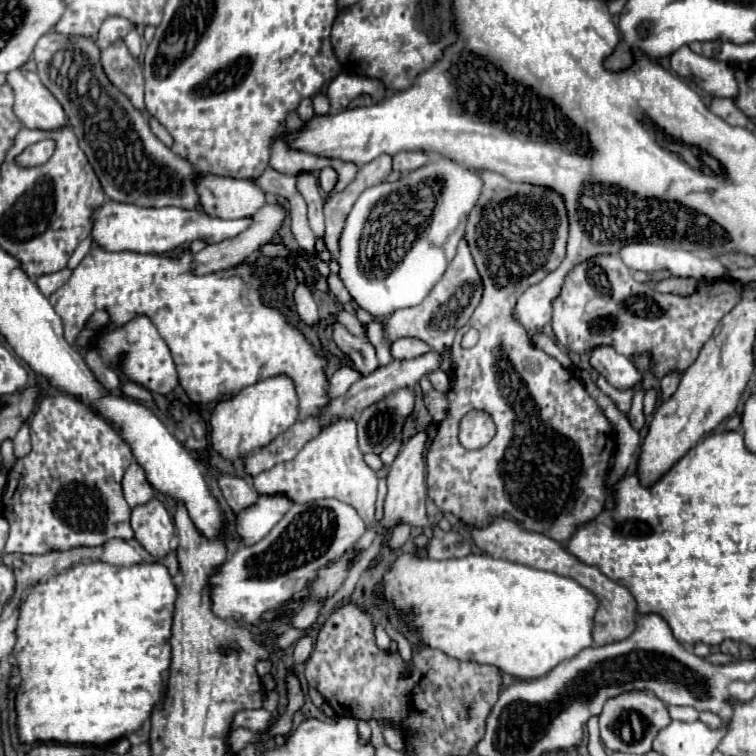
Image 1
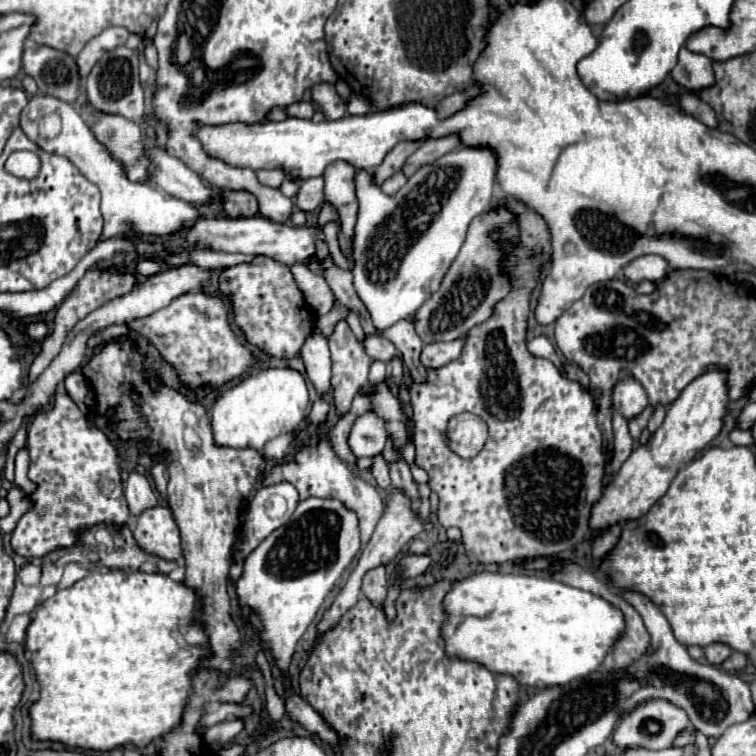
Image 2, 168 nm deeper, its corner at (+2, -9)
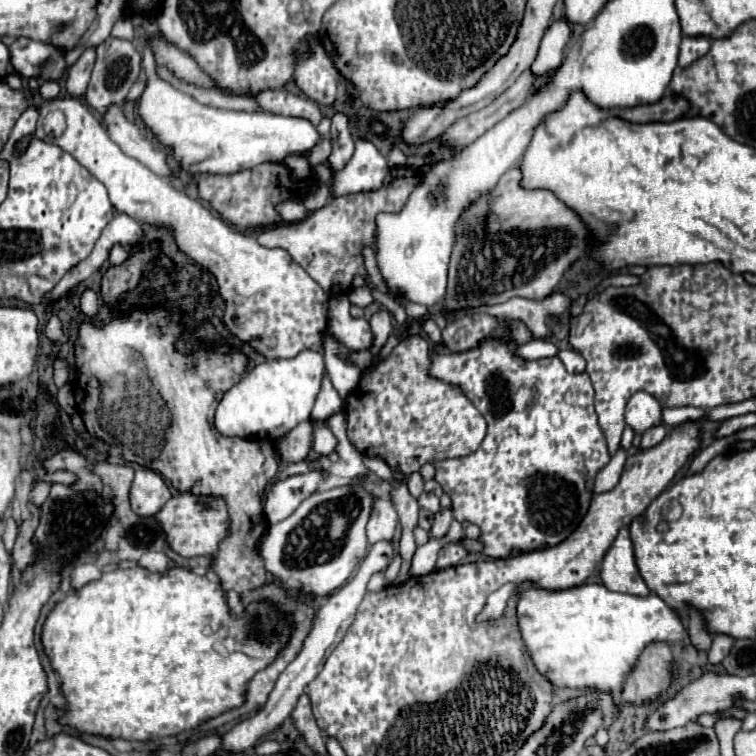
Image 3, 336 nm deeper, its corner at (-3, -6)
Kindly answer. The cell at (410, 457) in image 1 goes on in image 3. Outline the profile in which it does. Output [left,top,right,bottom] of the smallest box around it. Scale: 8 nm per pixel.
[223,540,395,752]

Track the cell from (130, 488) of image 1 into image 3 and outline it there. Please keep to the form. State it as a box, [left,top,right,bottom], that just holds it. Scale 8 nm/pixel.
[129,468,171,516]

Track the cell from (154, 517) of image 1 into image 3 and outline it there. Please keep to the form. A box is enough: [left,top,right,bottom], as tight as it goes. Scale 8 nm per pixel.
[155,494,229,558]

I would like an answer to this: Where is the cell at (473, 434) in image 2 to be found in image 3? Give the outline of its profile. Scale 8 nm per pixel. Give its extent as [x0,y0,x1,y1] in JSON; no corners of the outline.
[347,336,487,476]

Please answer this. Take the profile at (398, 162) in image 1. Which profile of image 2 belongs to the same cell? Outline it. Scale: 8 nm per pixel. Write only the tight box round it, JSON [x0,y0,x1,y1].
[402,133,462,177]

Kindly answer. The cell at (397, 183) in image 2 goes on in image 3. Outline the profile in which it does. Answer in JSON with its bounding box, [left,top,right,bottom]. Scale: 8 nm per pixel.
[257,166,421,294]

